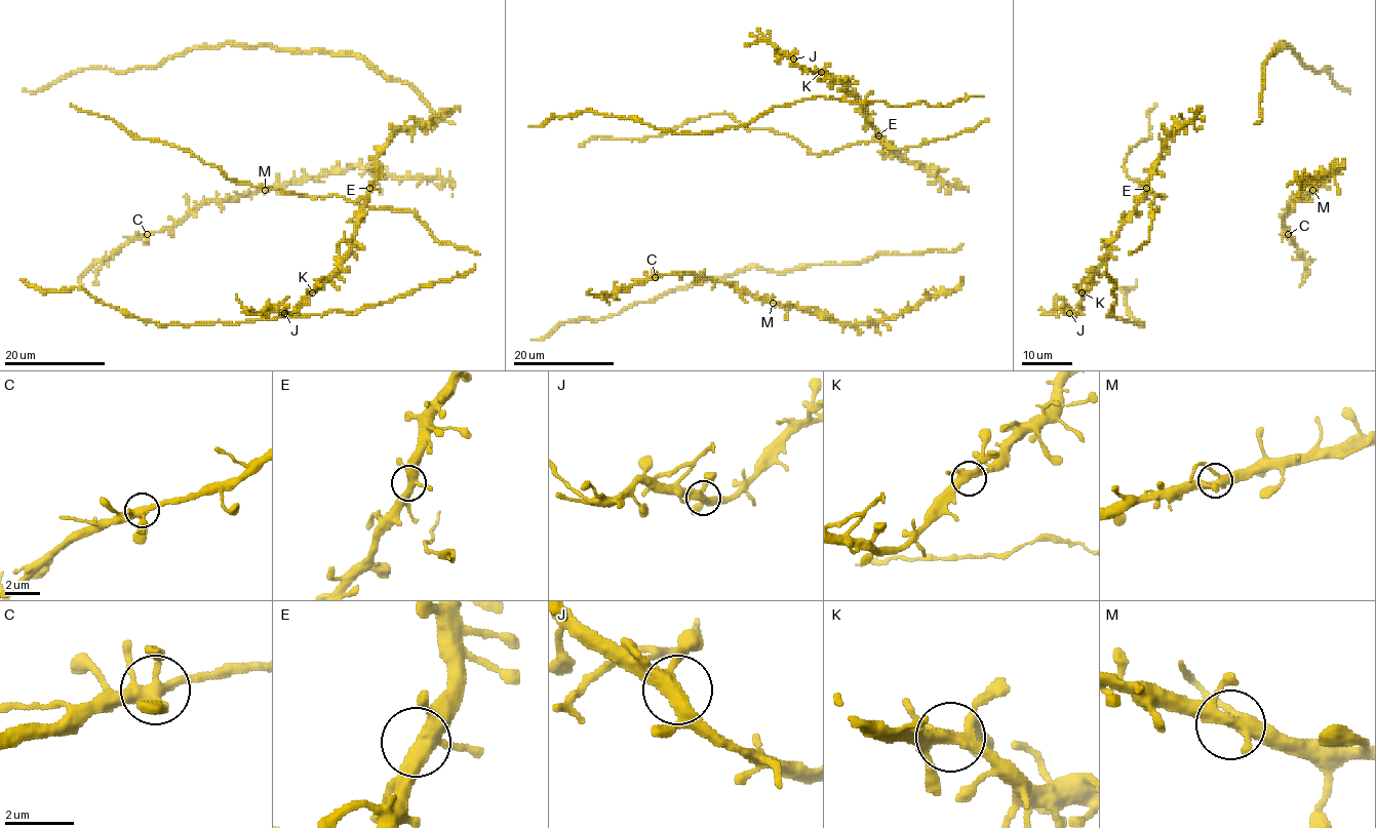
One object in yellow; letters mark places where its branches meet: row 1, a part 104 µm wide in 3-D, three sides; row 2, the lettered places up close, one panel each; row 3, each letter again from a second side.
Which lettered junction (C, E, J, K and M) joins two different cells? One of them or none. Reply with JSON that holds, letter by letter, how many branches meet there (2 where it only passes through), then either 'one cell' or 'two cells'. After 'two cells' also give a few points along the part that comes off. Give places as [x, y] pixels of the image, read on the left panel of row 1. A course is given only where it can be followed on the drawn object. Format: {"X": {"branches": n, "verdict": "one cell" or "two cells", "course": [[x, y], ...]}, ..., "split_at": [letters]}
{"C": {"branches": 5, "verdict": "one cell"}, "E": {"branches": 4, "verdict": "one cell"}, "J": {"branches": 4, "verdict": "one cell"}, "K": {"branches": 5, "verdict": "one cell"}, "M": {"branches": 4, "verdict": "one cell"}, "split_at": []}

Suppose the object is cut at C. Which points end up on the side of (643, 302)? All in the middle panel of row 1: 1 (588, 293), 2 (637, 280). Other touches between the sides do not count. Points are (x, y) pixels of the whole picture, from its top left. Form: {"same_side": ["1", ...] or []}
{"same_side": []}

